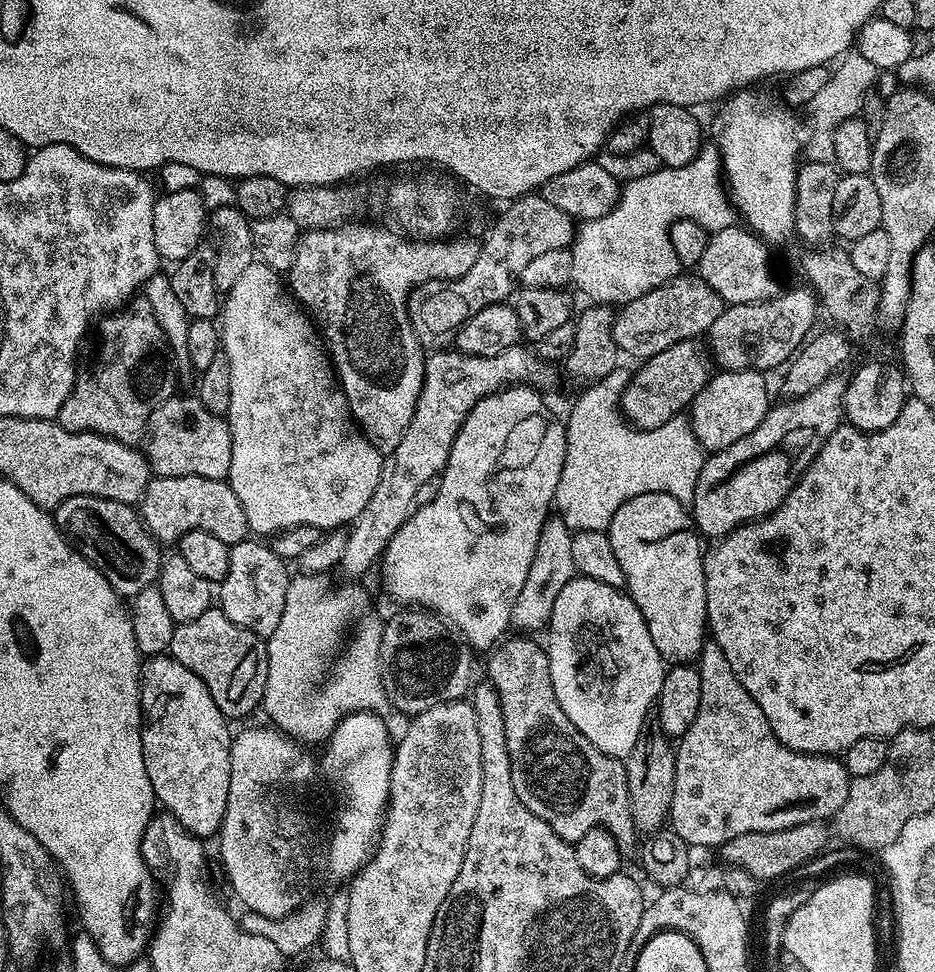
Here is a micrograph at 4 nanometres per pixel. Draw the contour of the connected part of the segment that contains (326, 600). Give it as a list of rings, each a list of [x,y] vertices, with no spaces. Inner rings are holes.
[[[296,574],[291,577],[286,590],[286,606],[282,606],[282,622],[274,634],[266,638],[268,669],[262,712],[281,732],[301,745],[323,745],[331,737],[340,721],[351,712],[372,712],[383,719],[388,737],[393,742],[406,738],[409,717],[393,708],[382,686],[380,673],[381,621],[364,620],[344,661],[332,672],[324,688],[316,692],[328,659],[336,652],[348,623],[360,612],[364,604],[364,592],[360,588],[336,588],[328,592],[325,577],[320,574]]]

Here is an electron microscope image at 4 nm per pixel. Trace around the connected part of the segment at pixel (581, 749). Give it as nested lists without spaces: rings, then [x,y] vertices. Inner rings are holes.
[[[524,634],[505,639],[491,653],[488,660],[487,679],[498,690],[498,698],[502,702],[502,718],[506,722],[506,746],[510,750],[510,770],[514,778],[514,794],[558,838],[575,842],[582,834],[590,834],[595,828],[605,828],[616,840],[621,853],[628,854],[632,847],[635,849],[638,829],[630,814],[630,794],[628,793],[628,770],[623,759],[606,754],[566,718],[566,710],[558,706],[558,698],[554,694],[554,682],[550,682],[550,662],[548,653],[540,648]]]

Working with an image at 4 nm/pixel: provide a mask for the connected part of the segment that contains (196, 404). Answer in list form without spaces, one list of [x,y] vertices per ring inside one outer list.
[[[177,394],[150,414],[142,451],[156,476],[201,476],[227,480],[232,453],[230,426],[225,417],[206,410],[195,394]]]

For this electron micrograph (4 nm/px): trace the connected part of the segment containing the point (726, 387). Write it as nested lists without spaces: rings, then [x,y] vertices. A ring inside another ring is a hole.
[[[720,370],[709,379],[705,388],[693,398],[690,405],[690,423],[698,442],[705,453],[721,452],[726,446],[734,446],[738,438],[746,438],[750,430],[758,427],[758,422],[766,418],[770,407],[768,384],[765,373],[742,370],[729,372]]]

